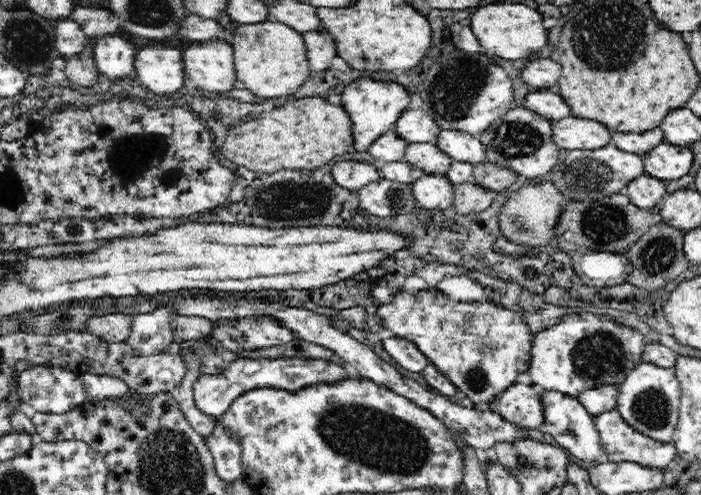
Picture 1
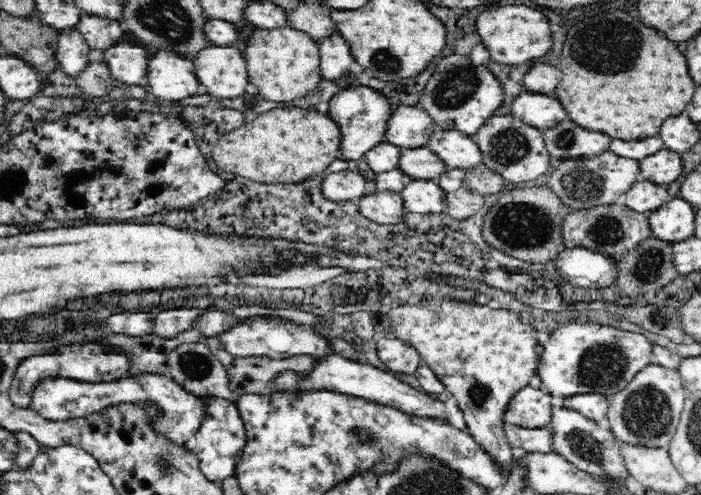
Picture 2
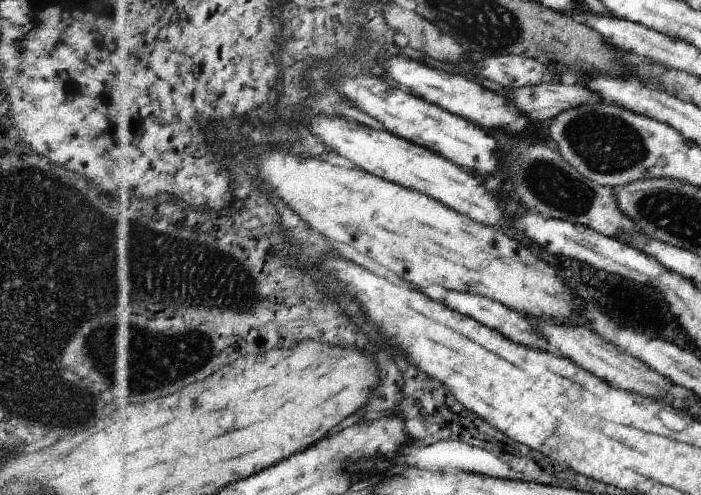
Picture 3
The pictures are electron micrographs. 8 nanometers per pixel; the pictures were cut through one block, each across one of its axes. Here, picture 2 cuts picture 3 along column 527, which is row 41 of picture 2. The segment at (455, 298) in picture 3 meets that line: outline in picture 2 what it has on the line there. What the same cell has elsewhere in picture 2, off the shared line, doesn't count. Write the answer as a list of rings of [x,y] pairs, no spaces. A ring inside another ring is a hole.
[[[330,36],[320,42],[322,78],[338,80],[347,76],[354,61],[354,56],[350,56],[350,46],[342,36]]]

